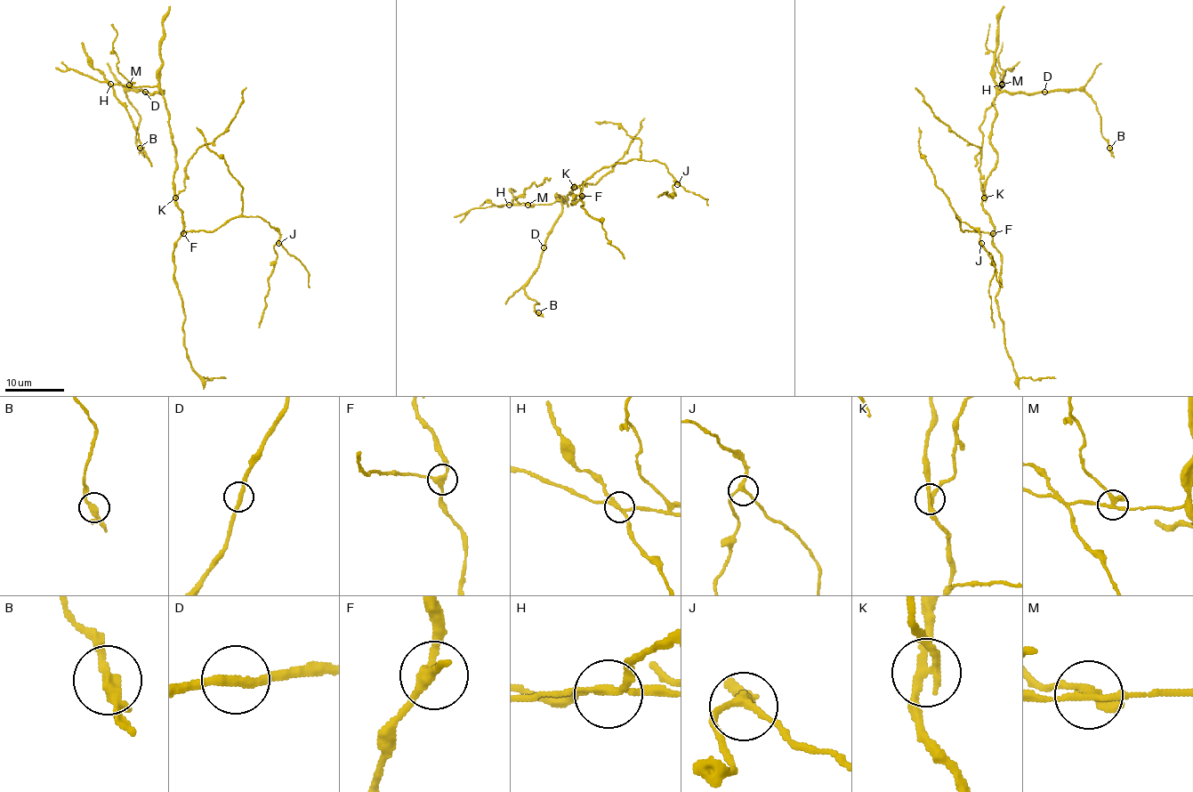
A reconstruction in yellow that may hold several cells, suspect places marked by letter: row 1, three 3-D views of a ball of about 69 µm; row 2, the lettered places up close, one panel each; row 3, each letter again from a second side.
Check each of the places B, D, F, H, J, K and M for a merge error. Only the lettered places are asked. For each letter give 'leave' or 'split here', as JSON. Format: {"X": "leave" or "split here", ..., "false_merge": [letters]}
{"B": "leave", "D": "leave", "F": "leave", "H": "split here", "J": "leave", "K": "split here", "M": "split here", "false_merge": ["H", "K", "M"]}

